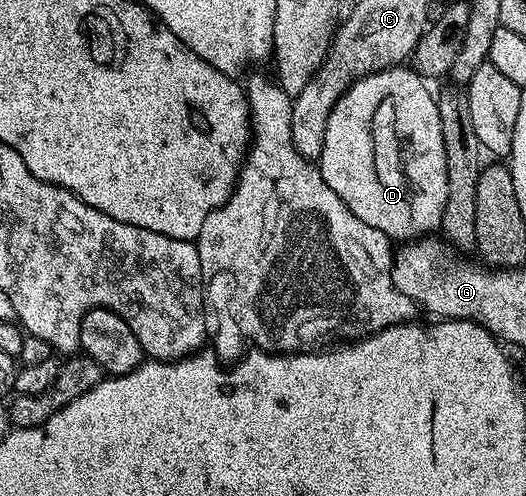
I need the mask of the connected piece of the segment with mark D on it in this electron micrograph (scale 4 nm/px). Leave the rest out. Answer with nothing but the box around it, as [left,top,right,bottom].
[317,64,446,240]

